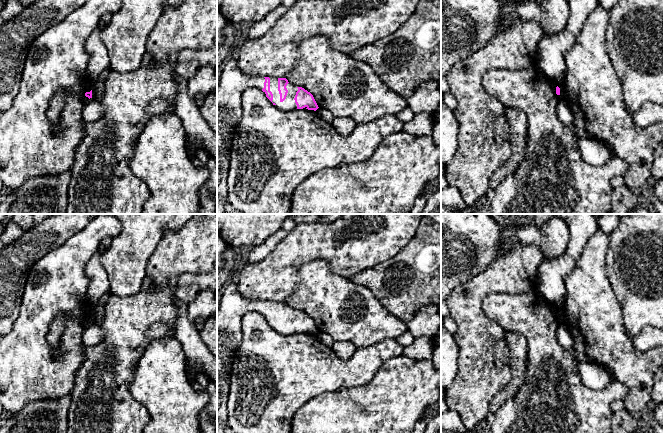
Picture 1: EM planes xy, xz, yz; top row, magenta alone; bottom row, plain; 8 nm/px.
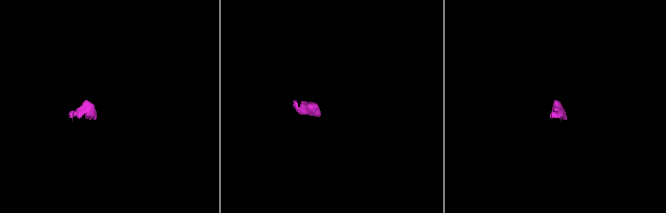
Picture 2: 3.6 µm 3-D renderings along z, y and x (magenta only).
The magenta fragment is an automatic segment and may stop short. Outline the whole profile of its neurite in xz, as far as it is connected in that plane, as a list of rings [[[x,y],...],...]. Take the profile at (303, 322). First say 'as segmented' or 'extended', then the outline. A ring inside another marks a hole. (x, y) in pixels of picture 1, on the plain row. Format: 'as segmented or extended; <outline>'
extended; [[[228,282],[217,308],[217,433],[224,433],[227,428],[227,400],[230,389],[231,366],[242,340],[242,318],[248,312],[261,313],[273,329],[284,335],[296,333],[316,335],[319,332],[310,316],[302,311],[290,308],[286,302],[247,299],[240,294],[236,284]]]

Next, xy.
extended; [[[92,314],[90,316],[86,316],[85,320],[89,323],[82,334],[83,344],[91,347],[101,343],[105,339],[105,331],[92,321]]]

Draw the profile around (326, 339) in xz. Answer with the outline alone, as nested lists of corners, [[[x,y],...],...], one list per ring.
[[[318,332],[316,334],[316,336],[319,338],[319,340],[326,346],[328,347],[332,347],[332,345],[334,344],[334,340],[333,338],[328,335],[327,333],[322,333],[322,332]]]

